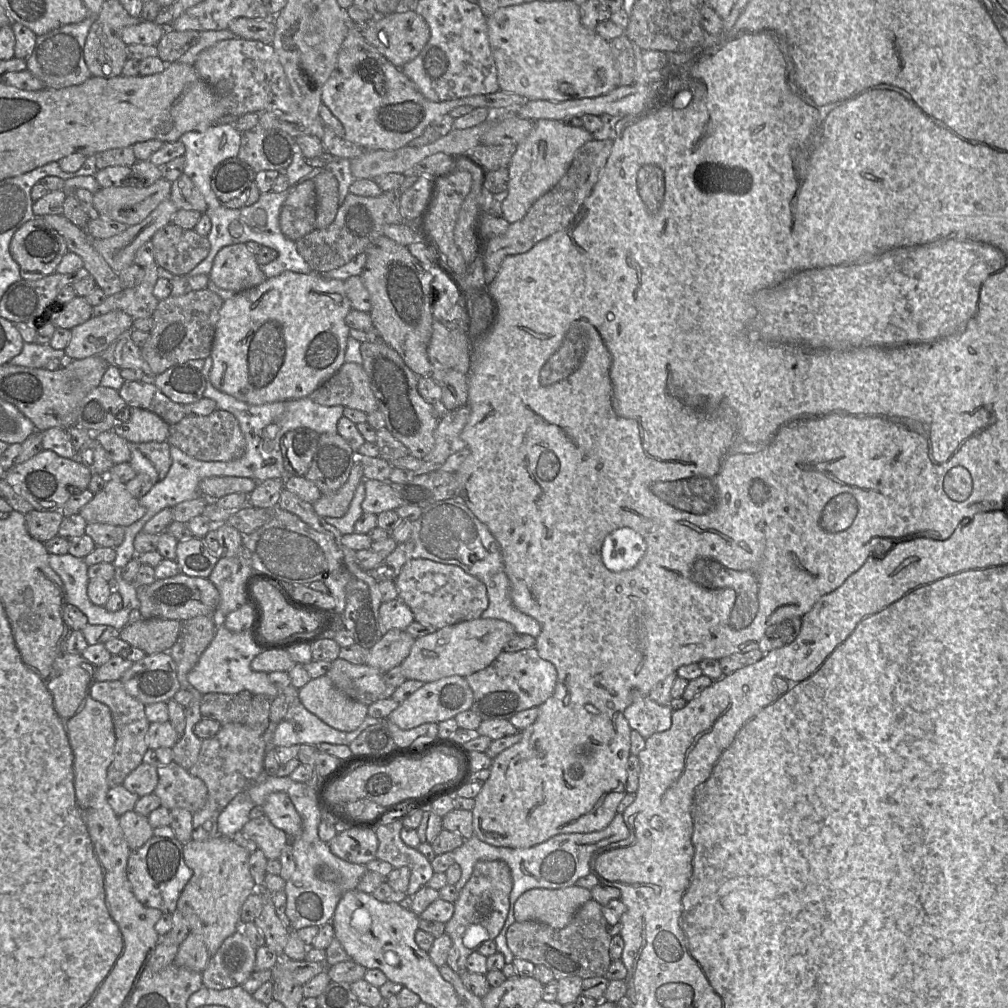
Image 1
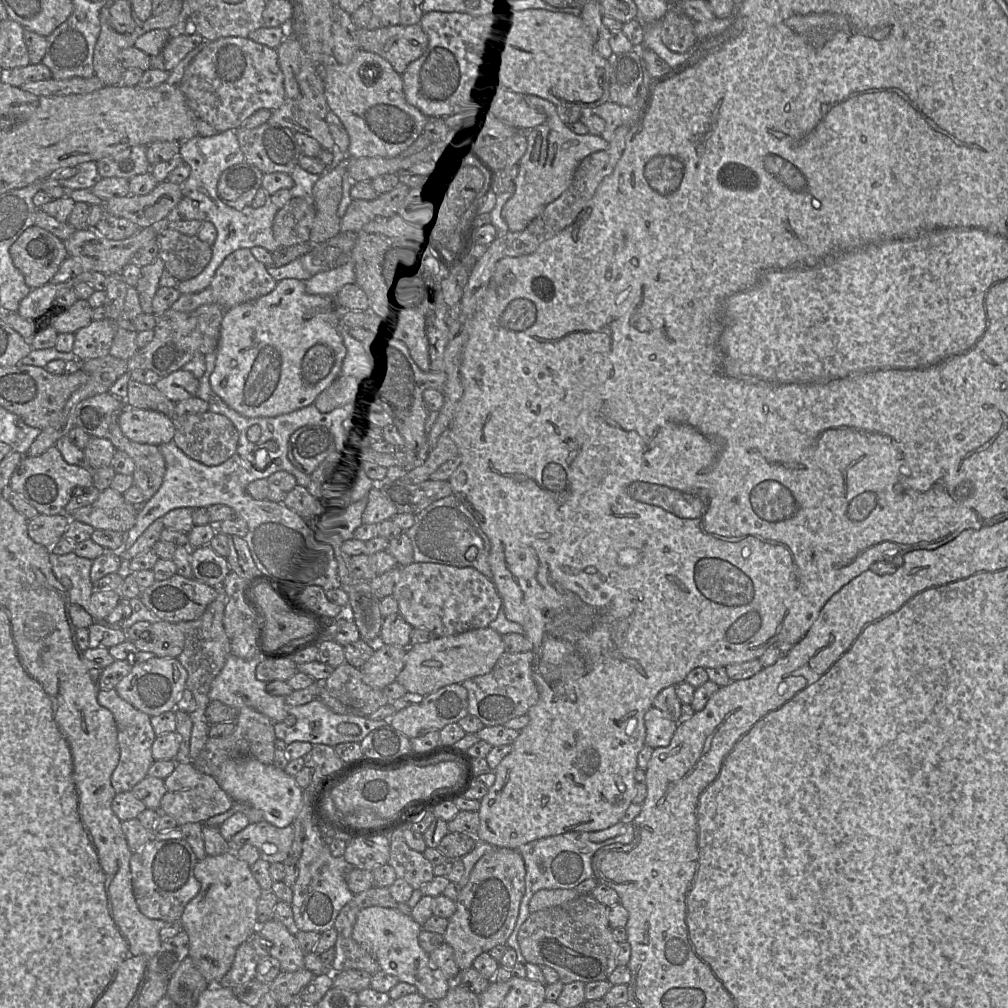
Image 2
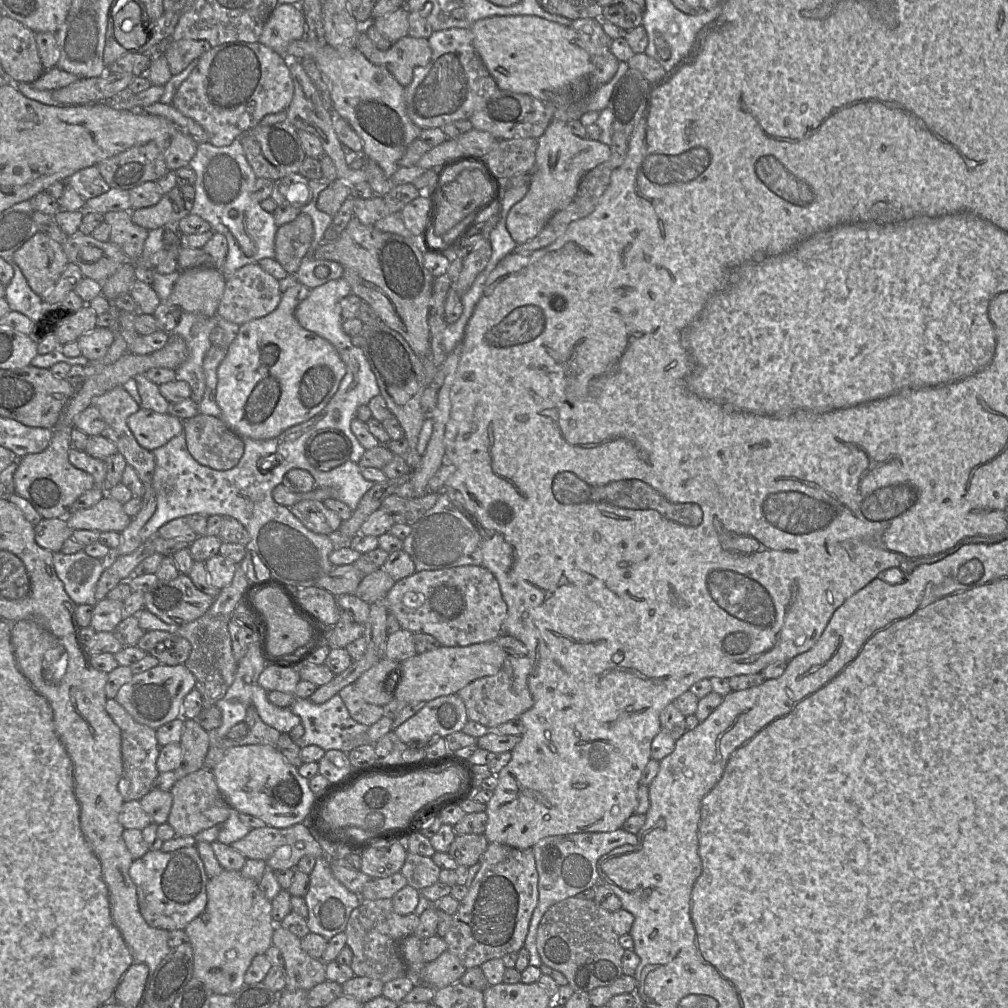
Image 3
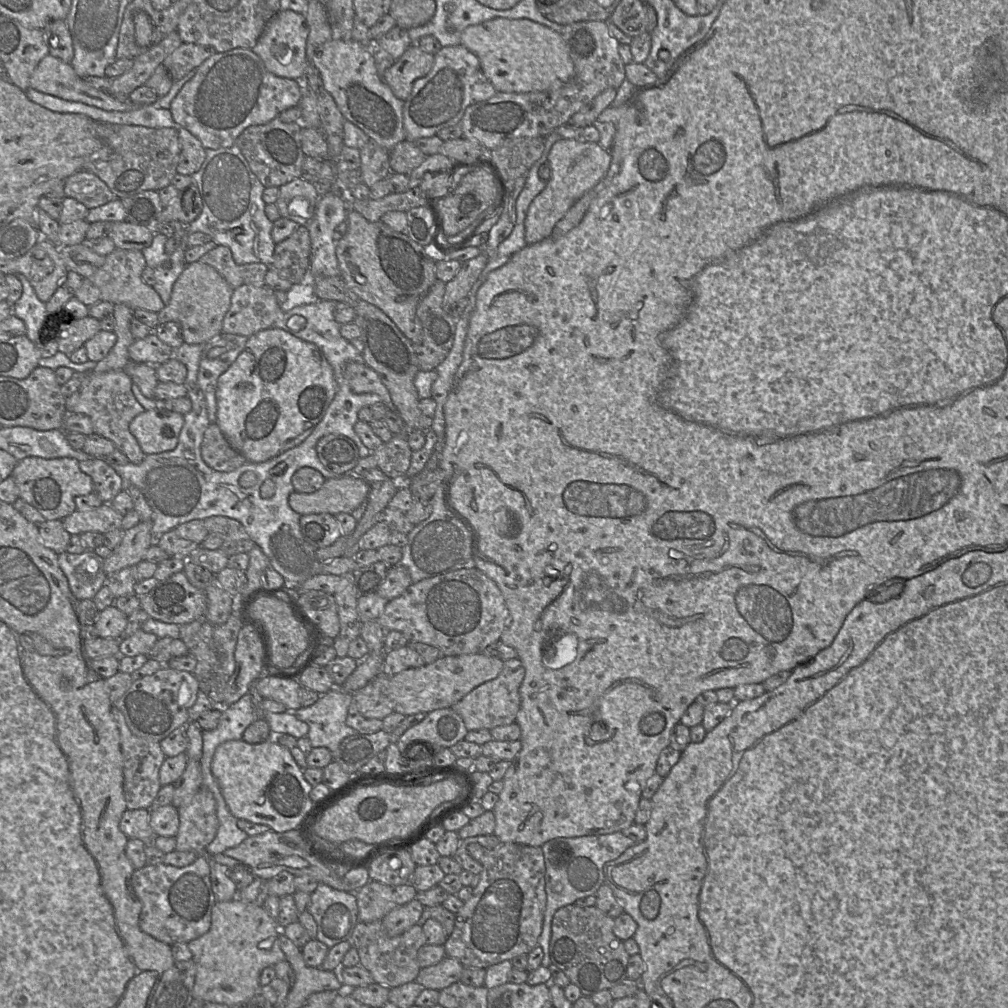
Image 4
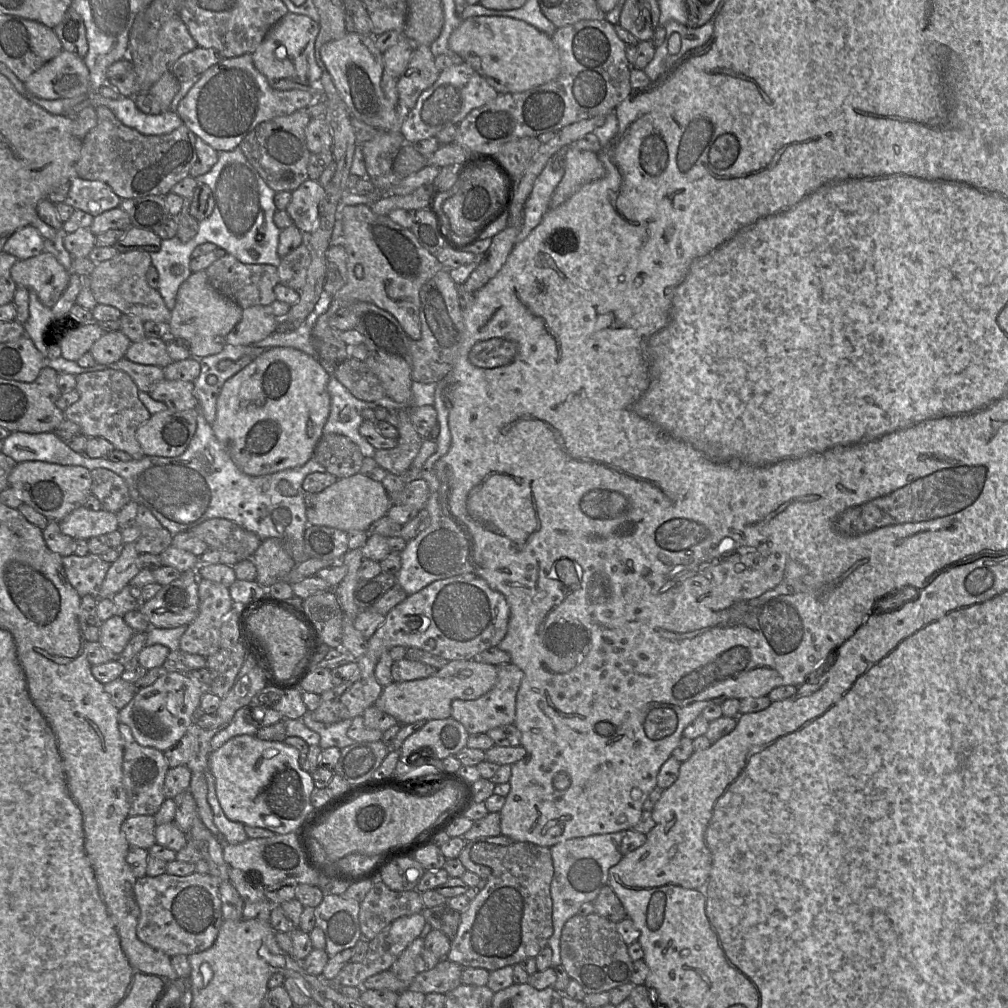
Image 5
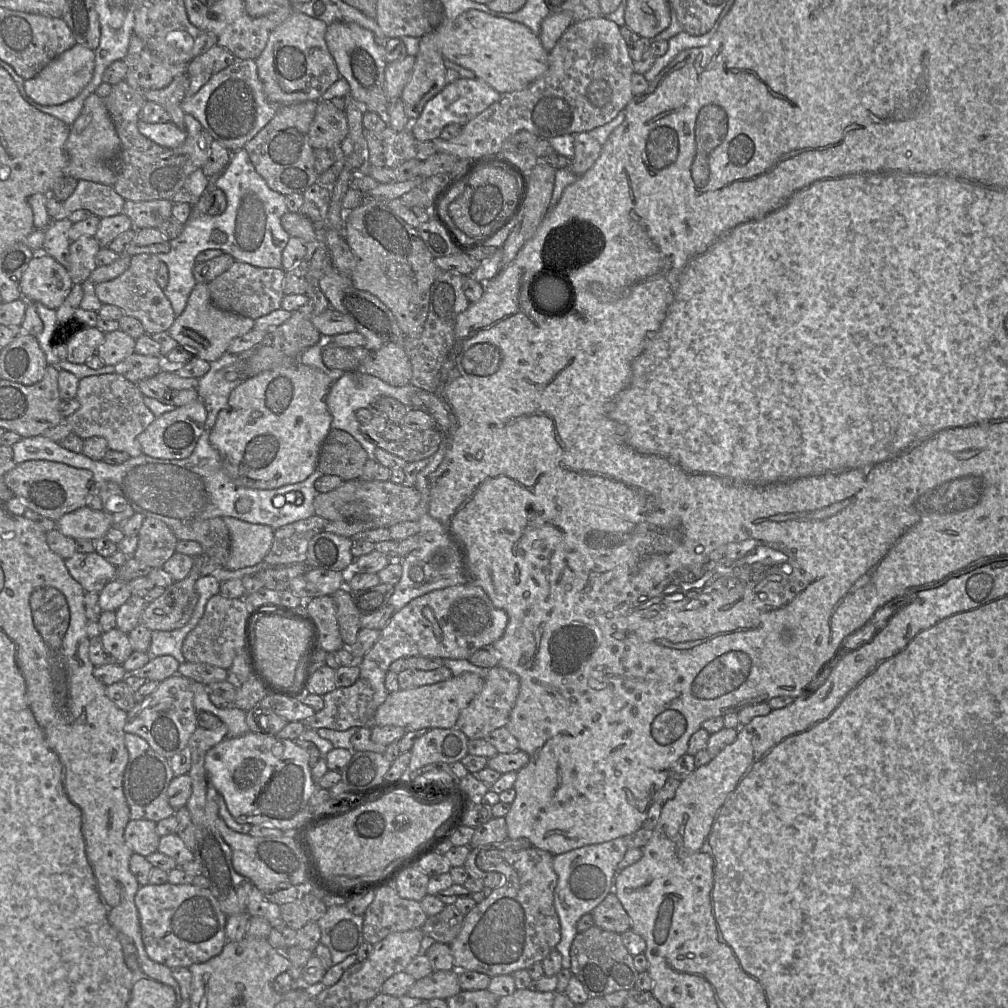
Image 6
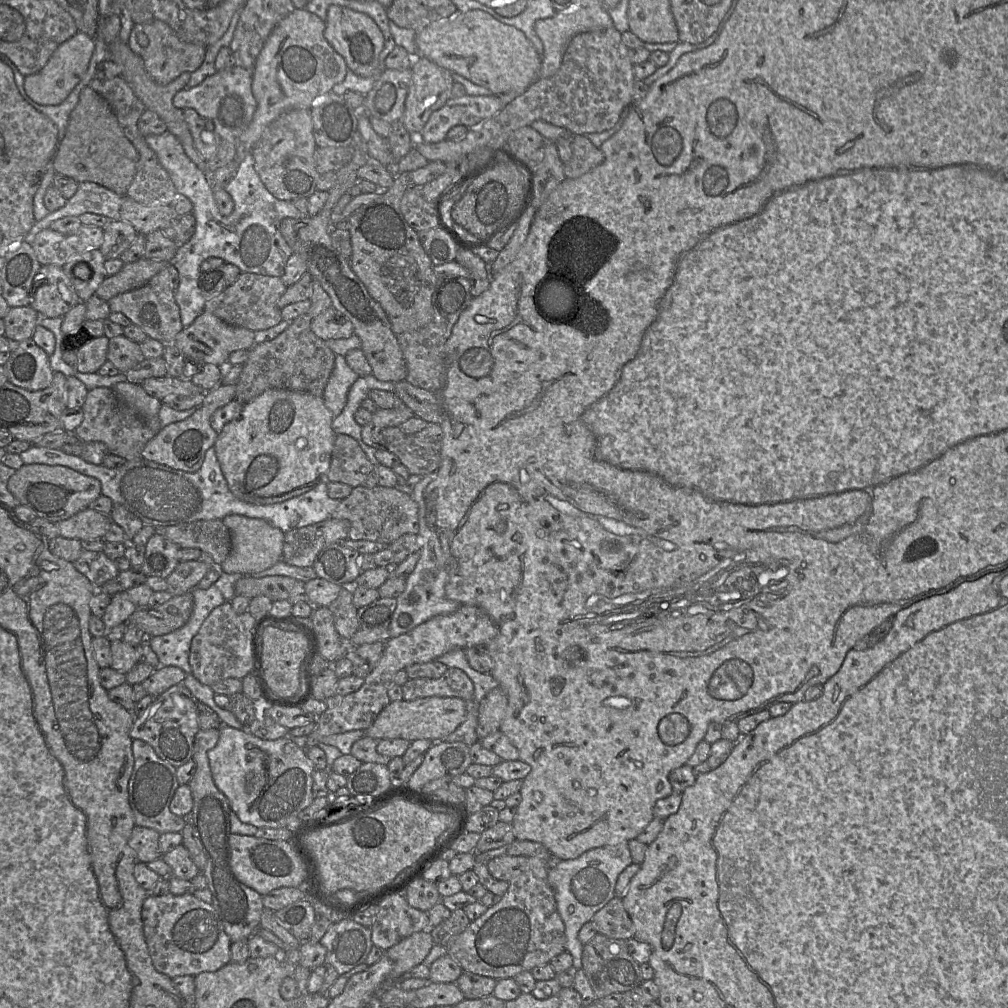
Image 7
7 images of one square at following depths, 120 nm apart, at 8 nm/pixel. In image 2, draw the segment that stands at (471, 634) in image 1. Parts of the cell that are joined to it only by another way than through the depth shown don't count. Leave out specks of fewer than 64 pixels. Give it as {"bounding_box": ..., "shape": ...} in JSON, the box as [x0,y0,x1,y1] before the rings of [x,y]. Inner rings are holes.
{"bounding_box":[396,627,504,695],"shape":[[[492,627],[477,628],[466,632],[410,645],[405,652],[405,662],[396,680],[407,692],[429,695],[439,689],[484,675],[495,666],[504,653],[502,635]]]}

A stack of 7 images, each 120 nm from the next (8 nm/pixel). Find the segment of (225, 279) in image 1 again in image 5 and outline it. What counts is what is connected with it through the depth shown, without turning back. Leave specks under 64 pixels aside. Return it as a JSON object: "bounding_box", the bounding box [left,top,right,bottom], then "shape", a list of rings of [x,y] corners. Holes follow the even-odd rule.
{"bounding_box":[226,305,278,345],"shape":[[[256,305],[243,309],[239,323],[227,334],[226,344],[250,345],[277,330],[278,318],[270,312],[270,305]]]}

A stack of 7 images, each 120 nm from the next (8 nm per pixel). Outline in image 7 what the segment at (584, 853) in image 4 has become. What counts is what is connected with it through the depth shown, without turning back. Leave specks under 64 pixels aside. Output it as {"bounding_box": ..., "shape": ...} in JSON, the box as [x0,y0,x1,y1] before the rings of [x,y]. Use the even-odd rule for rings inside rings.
{"bounding_box":[548,842,632,969],"shape":[[[628,842],[598,847],[570,860],[556,860],[548,871],[557,910],[565,926],[566,949],[573,958],[572,967],[581,969],[583,945],[579,941],[581,927],[615,897],[615,885],[622,871],[632,863]]]}

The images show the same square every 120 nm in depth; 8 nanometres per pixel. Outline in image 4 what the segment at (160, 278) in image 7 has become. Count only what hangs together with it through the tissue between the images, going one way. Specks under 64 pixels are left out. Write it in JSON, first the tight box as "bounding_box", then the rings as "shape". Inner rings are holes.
{"bounding_box":[90,248,165,313],"shape":[[[116,248],[106,256],[105,263],[90,280],[99,290],[101,300],[113,304],[125,304],[132,310],[144,309],[159,313],[165,304],[155,289],[143,281],[142,272],[146,266],[146,260],[141,250]]]}

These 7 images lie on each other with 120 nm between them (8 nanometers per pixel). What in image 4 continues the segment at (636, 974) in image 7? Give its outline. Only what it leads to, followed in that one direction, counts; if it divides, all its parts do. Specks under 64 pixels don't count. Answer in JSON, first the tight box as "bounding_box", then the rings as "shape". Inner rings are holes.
{"bounding_box":[550,903,630,996],"shape":[[[576,903],[560,907],[551,924],[550,960],[561,969],[583,996],[592,996],[604,989],[610,990],[627,978],[630,955],[624,943],[614,934],[614,919],[595,906]]]}

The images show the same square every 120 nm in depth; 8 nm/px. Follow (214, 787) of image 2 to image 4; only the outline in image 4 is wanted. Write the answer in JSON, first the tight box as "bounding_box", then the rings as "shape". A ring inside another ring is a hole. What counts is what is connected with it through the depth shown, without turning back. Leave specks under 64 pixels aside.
{"bounding_box":[176,787,219,853],"shape":[[[201,787],[191,801],[177,808],[177,811],[176,850],[204,853],[219,826],[214,796],[207,788]]]}

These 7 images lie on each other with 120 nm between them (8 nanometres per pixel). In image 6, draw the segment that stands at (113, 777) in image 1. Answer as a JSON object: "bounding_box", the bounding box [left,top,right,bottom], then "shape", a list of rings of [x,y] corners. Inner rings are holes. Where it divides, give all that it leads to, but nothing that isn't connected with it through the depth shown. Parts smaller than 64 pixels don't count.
{"bounding_box":[123,733,175,823],"shape":[[[125,733],[128,763],[124,771],[123,793],[130,809],[130,819],[150,820],[155,823],[175,814],[168,803],[167,789],[174,774],[168,759],[157,754],[141,737]]]}

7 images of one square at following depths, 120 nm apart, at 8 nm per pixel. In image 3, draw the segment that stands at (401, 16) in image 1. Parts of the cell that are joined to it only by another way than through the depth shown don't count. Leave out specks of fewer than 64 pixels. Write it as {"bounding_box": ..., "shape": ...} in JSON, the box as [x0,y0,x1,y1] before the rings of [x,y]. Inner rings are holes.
{"bounding_box":[354,27,431,88],"shape":[[[363,27],[356,36],[354,47],[373,64],[385,67],[404,88],[411,83],[414,68],[427,65],[431,58],[430,44],[425,38],[407,35],[391,44],[388,50],[381,51]]]}

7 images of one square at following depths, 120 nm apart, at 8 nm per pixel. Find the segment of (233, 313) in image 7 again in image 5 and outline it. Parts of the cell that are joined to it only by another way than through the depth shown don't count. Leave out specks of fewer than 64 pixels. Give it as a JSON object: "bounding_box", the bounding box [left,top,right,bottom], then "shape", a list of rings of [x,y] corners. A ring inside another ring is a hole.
{"bounding_box":[206,253,280,309],"shape":[[[226,253],[206,270],[211,286],[223,296],[245,309],[251,306],[267,306],[276,300],[274,287],[280,282],[278,268],[269,264],[243,264],[233,255]]]}

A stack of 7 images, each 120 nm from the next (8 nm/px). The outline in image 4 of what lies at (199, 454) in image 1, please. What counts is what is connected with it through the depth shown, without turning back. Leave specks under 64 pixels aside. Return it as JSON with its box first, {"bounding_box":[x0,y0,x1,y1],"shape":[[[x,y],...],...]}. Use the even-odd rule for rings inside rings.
{"bounding_box":[201,422,246,472],"shape":[[[211,422],[204,432],[201,457],[209,467],[220,472],[233,471],[246,461],[231,446],[216,422]]]}

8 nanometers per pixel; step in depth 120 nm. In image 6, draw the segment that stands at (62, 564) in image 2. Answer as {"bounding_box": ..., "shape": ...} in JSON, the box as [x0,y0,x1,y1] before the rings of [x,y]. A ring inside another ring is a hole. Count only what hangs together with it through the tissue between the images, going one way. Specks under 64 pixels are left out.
{"bounding_box":[64,552,117,594],"shape":[[[76,552],[64,562],[70,575],[82,586],[85,593],[99,594],[117,576],[117,568],[96,552]]]}

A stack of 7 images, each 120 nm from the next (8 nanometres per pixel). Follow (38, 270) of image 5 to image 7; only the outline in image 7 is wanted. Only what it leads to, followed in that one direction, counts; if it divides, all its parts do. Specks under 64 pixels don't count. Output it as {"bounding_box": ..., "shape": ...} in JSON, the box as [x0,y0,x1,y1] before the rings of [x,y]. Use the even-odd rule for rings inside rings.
{"bounding_box":[30,265,80,317],"shape":[[[42,265],[35,276],[30,305],[42,317],[64,316],[80,299],[62,267]]]}

